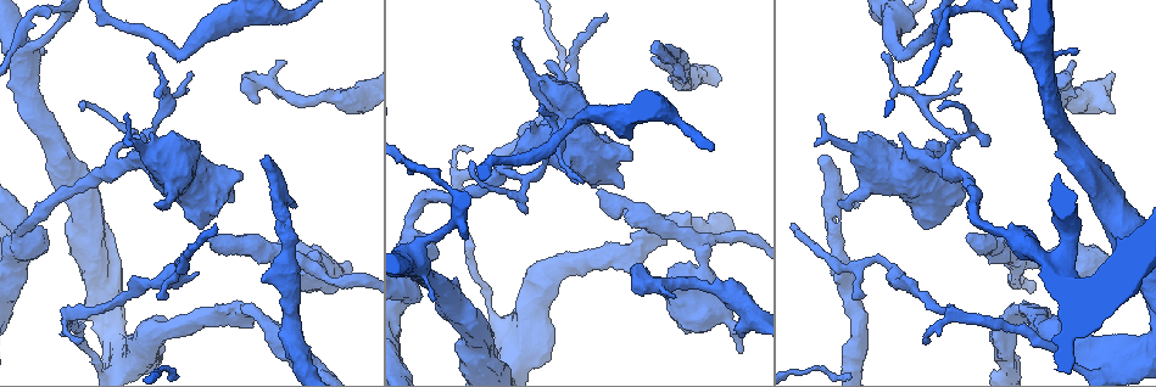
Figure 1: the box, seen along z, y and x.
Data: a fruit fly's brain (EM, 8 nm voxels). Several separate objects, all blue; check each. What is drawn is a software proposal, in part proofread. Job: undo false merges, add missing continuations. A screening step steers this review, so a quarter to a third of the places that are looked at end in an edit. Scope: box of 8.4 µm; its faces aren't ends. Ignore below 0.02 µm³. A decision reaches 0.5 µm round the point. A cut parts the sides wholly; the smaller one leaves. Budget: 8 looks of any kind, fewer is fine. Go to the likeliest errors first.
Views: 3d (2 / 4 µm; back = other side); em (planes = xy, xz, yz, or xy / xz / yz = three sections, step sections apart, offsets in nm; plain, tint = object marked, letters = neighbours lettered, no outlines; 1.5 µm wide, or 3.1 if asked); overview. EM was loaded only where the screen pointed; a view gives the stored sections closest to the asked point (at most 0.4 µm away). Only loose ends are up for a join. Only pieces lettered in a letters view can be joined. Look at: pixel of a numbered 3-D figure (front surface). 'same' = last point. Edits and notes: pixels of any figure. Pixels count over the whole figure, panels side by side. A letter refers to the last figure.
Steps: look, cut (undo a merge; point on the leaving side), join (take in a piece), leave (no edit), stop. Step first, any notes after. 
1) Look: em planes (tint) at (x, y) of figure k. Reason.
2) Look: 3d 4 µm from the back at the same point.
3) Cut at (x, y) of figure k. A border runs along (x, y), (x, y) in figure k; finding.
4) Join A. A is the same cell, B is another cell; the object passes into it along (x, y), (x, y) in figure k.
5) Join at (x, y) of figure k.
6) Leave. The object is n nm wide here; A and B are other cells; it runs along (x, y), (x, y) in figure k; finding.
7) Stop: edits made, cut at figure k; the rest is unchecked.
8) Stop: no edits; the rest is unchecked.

Look: em planes (letters) at (599, 189) of figure 1.

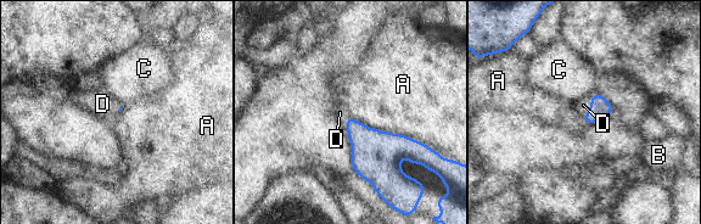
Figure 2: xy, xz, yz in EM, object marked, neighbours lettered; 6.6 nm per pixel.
Join D. D is the same cell, A, B and C are other cells; the object passes into it along (600, 107), (590, 106), (583, 105) in figure 2; the cell continues.

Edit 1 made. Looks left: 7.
Look: em xy step 4 (letters) at (656, 49) of figure 1. Free end.

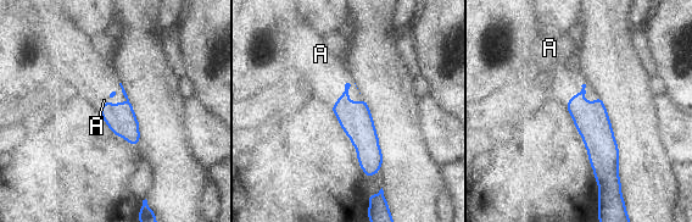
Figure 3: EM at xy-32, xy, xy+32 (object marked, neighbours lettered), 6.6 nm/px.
Look: em planes (letters) at the same point.

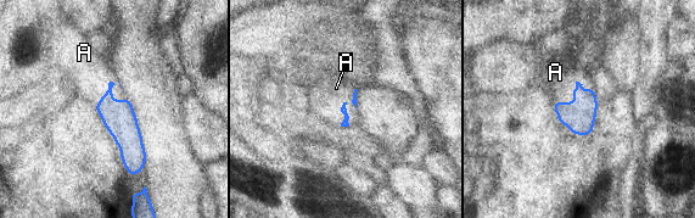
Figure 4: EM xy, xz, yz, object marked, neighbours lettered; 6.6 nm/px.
Join A. A is the same cell; the object passes into it along (118, 116), (108, 87), (88, 55) in figure 4; the cell continues.

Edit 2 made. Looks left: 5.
Look: 3d 2 µm from the back at (741, 352) of figure 1. An open end.

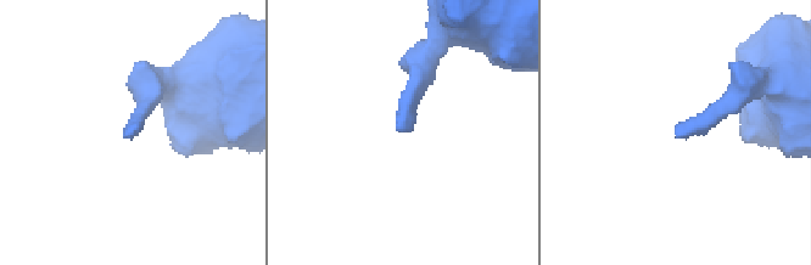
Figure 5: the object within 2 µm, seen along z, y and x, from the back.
Look: em planes (letters) at (400, 129) of figure 5. Shape alone is not enough.

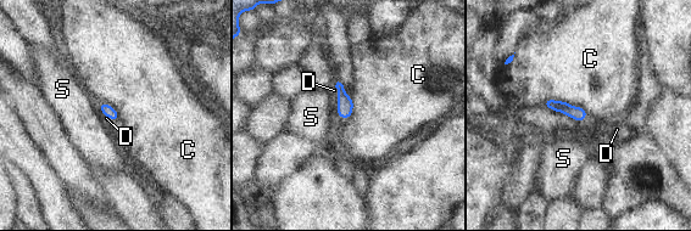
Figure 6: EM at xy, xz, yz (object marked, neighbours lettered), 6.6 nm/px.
Join D. D is the same cell, C and S are other cells; the object passes into it along (345, 105), (341, 117), (340, 122) in figure 6; the cell continues.

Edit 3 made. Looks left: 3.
Stop: edits made, join at figure 2, join at figure 4, join at figure 6; the rest is unchecked.

